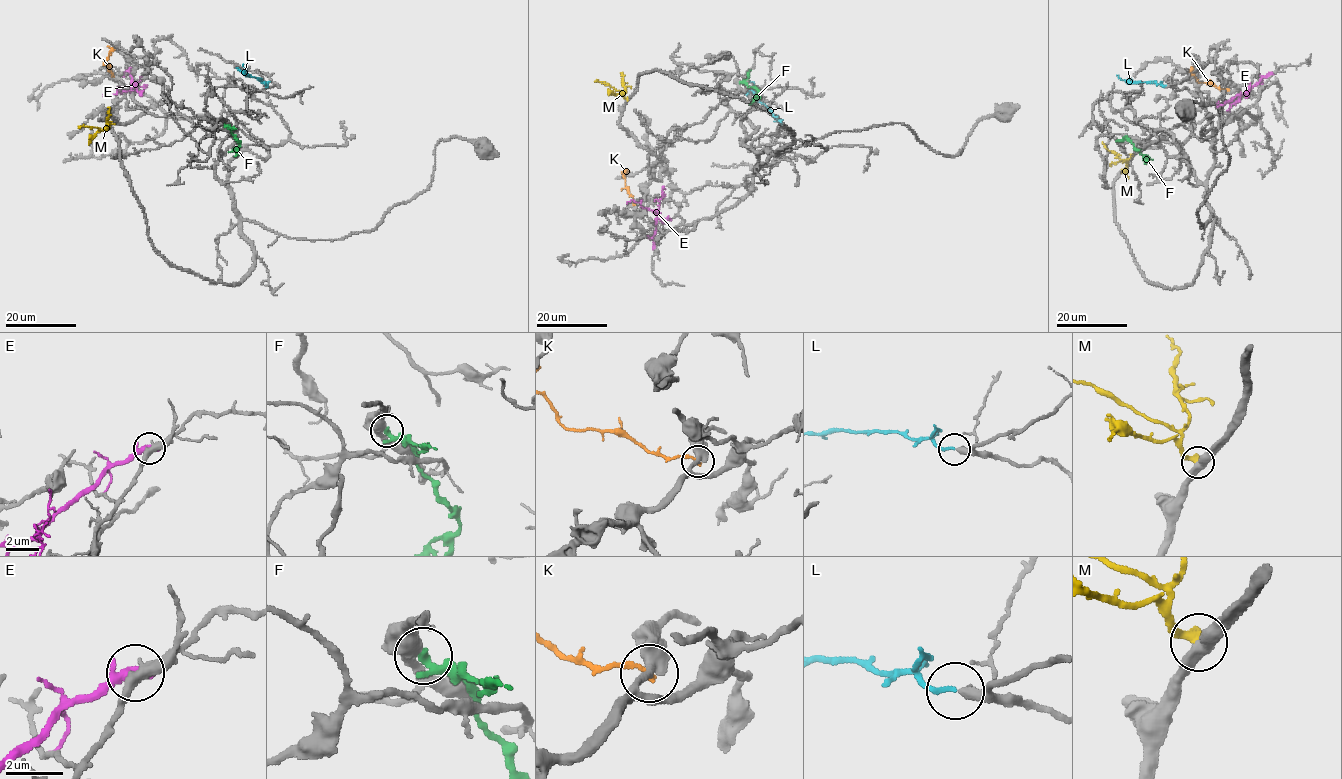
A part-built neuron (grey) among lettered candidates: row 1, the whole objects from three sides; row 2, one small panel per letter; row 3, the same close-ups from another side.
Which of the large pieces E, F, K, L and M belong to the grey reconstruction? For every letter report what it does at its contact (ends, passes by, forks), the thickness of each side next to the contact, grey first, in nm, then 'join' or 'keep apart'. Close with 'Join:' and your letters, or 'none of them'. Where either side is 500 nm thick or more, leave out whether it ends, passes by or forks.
E: it ends there; 400 nm thick on the grey side, 360 nm on the other; keep apart
F: it ends there; 480 nm thick on the grey side, 360 nm on the other; keep apart
K: it ends there; 440 nm thick on the grey side, 200 nm on the other; keep apart
L: it ends there; 280 nm thick on the grey side, 160 nm on the other; join
M: it ends there; 460 nm thick on the grey side, 340 nm on the other; keep apart
Join: L

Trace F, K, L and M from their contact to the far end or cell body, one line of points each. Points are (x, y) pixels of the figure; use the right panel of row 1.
F: (1126, 137), (1152, 160)
K: (1227, 89), (1199, 82), (1191, 73), (1192, 67)
L: (1165, 85), (1130, 83), (1117, 75)
M: (1132, 155), (1120, 159), (1101, 141)

